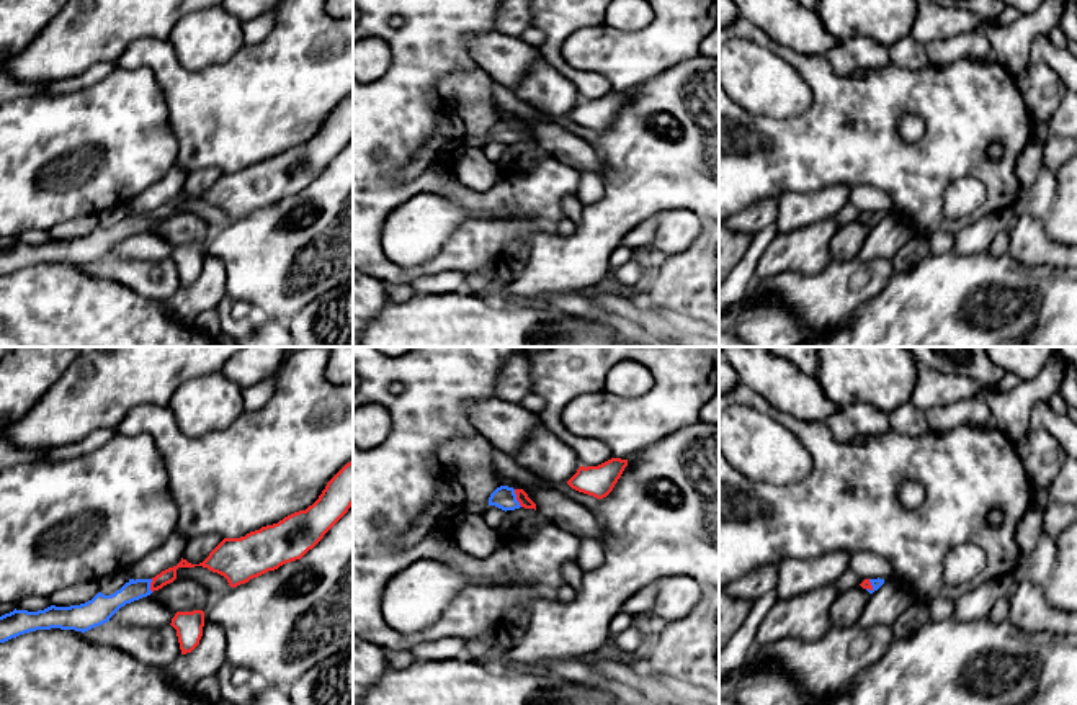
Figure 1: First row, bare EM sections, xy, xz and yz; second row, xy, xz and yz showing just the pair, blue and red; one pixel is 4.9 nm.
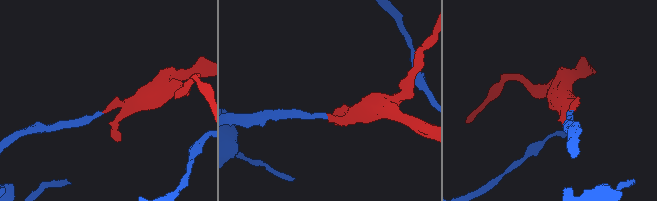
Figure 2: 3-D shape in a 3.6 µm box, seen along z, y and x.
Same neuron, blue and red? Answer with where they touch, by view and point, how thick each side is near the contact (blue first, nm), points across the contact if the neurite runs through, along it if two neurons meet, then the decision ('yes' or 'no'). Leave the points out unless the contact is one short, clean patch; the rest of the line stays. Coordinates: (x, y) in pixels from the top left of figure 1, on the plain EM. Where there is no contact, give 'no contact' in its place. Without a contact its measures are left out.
xz (515, 131) | 120/60 nm | across xz (504, 131), (515, 131), (522, 130) | yes

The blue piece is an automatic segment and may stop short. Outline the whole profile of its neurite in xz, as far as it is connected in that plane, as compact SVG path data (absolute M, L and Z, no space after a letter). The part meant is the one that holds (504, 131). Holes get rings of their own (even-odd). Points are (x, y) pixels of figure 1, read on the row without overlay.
M508 119L497 121L489 131L489 139L495 139L505 146L520 141L536 144L536 137L528 131L523 123L513 123Z

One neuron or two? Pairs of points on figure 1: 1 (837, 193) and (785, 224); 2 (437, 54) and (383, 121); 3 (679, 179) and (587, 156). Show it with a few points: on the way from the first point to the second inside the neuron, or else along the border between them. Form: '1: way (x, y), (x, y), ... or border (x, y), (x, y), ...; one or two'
1: way (824, 203), (798, 211); one
2: way (420, 71), (412, 79), (399, 105); one
3: border (595, 149), (603, 164), (602, 177); two

